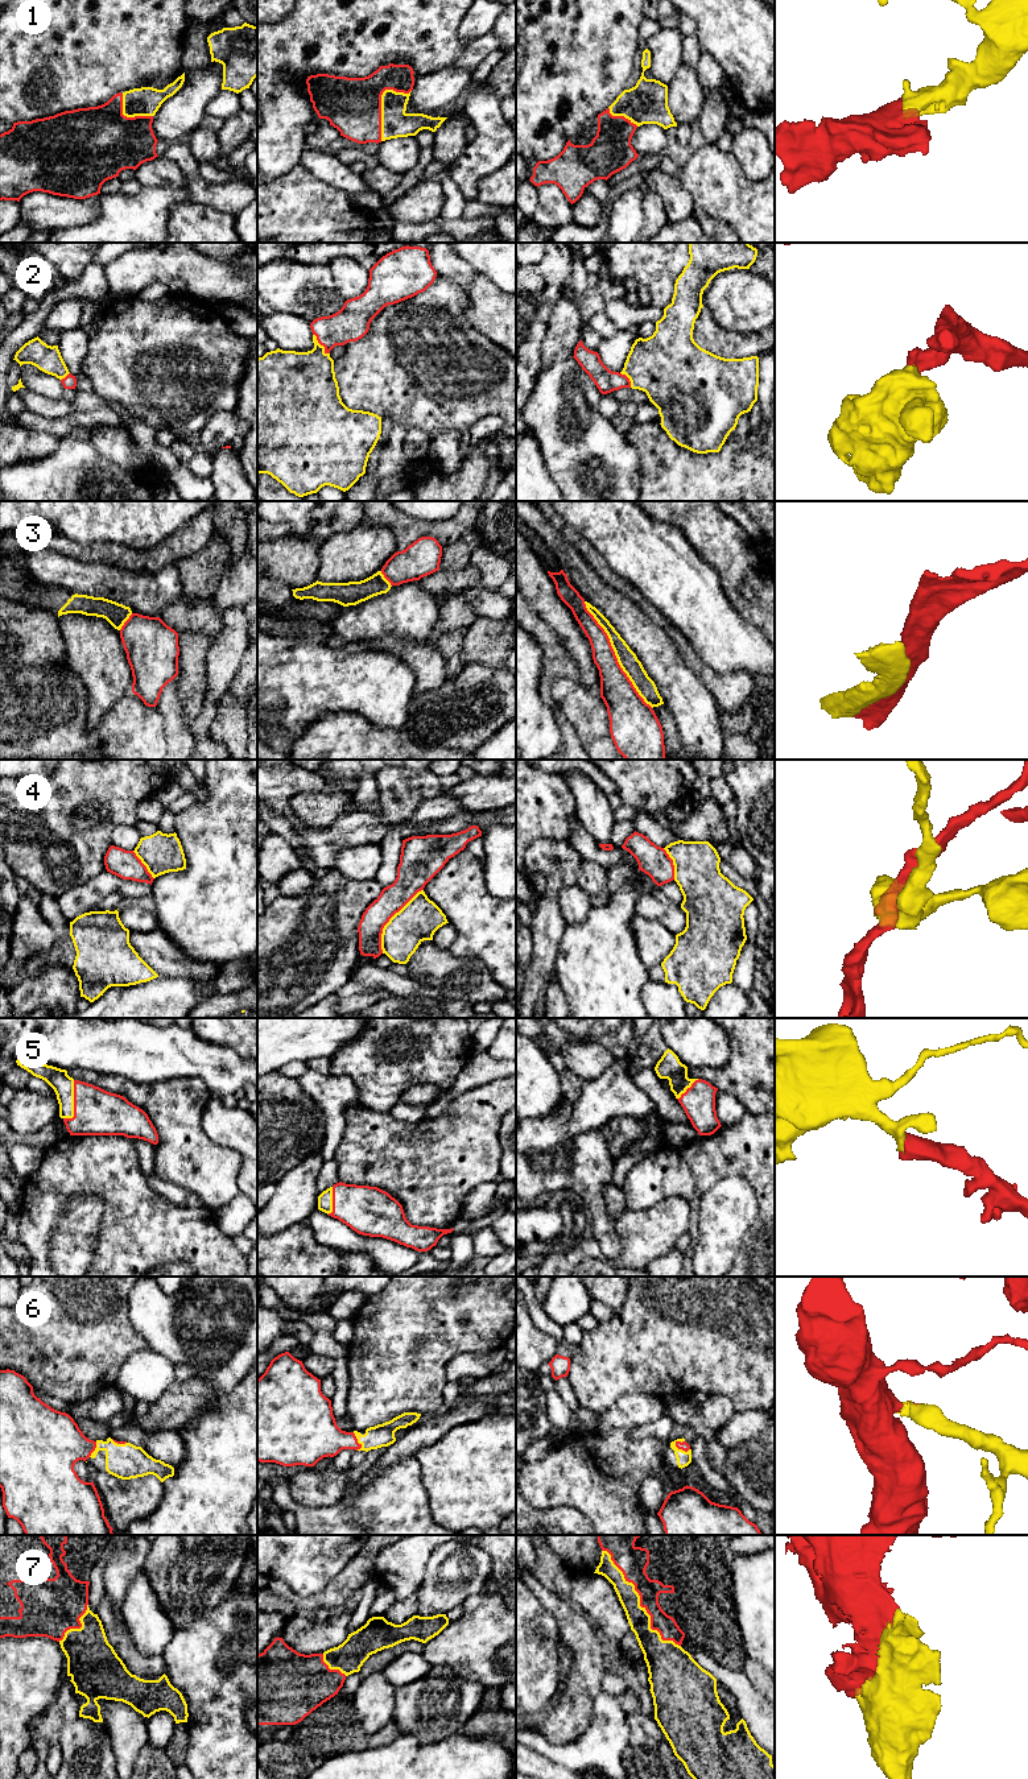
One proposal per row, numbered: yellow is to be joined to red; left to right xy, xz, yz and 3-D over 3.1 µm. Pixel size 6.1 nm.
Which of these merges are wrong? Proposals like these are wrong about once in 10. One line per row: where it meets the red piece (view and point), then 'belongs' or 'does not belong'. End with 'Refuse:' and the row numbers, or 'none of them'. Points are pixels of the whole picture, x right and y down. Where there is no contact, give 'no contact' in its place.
1: contact xz (380, 103); belongs
2: contact xz (321, 344); belongs
3: contact yz (615, 656); does not belong
4: contact xz (389, 918); does not belong
5: contact xy (74, 1103); belongs
6: contact yz (681, 1448); belongs
7: contact yz (640, 1602); belongs
Refuse: 3, 4

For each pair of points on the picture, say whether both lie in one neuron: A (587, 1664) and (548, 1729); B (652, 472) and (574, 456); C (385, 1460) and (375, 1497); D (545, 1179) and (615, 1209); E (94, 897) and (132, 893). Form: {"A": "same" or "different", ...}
{"A": "same", "B": "different", "C": "different", "D": "different", "E": "same"}

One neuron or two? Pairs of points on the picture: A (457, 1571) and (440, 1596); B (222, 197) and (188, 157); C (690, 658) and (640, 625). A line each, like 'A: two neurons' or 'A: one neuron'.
A: one neuron
B: one neuron
C: two neurons

